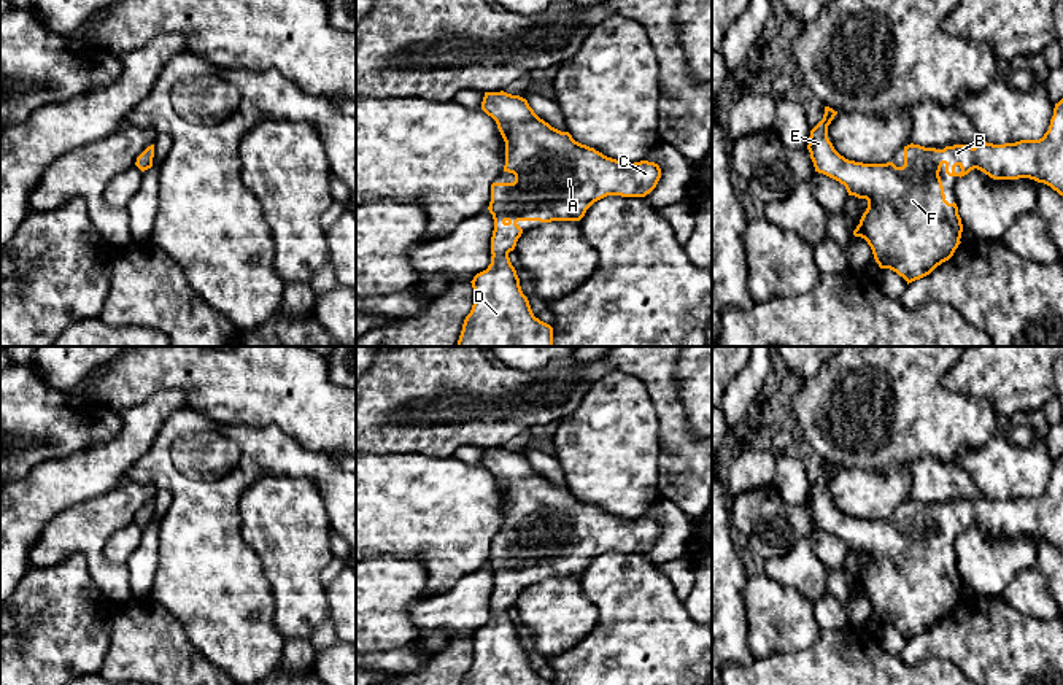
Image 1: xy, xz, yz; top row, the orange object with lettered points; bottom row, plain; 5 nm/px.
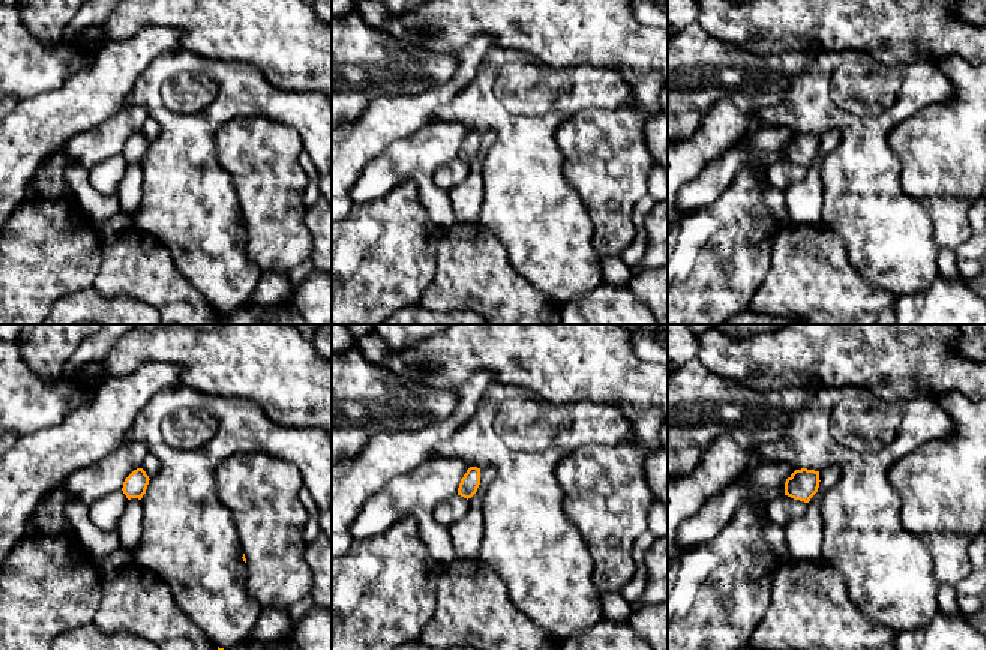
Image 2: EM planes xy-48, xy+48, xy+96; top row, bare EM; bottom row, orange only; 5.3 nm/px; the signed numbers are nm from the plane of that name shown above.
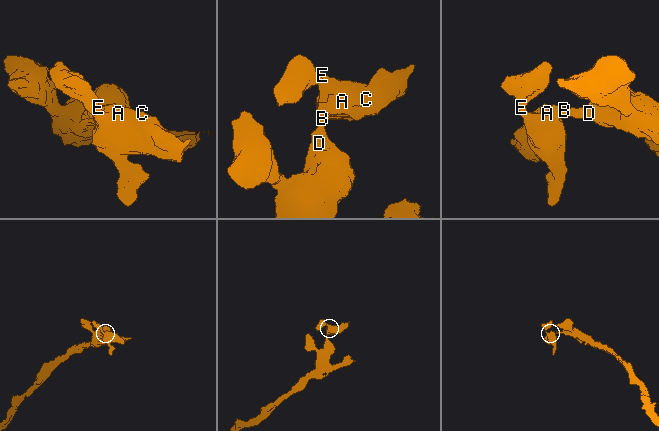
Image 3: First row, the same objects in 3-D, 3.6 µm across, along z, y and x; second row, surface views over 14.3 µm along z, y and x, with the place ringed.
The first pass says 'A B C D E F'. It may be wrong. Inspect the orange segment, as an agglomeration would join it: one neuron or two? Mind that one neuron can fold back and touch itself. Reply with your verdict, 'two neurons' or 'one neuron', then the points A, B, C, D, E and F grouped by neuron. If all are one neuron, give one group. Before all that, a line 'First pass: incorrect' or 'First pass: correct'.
First pass: correct
one neuron | A B C D E F

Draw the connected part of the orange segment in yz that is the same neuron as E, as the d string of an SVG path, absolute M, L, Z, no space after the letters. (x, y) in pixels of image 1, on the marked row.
M1063 99L1055 103L1049 130L1039 140L993 145L953 145L944 149L920 145L904 146L904 165L863 164L841 156L828 138L828 126L837 111L825 106L823 119L810 130L807 149L815 172L823 173L845 186L848 195L868 200L860 224L853 230L872 250L880 269L890 269L903 277L907 284L930 275L937 265L949 261L961 243L963 224L957 203L945 200L939 176L945 167L949 176L964 176L977 168L993 180L1030 178L1044 183L1063 195Z

